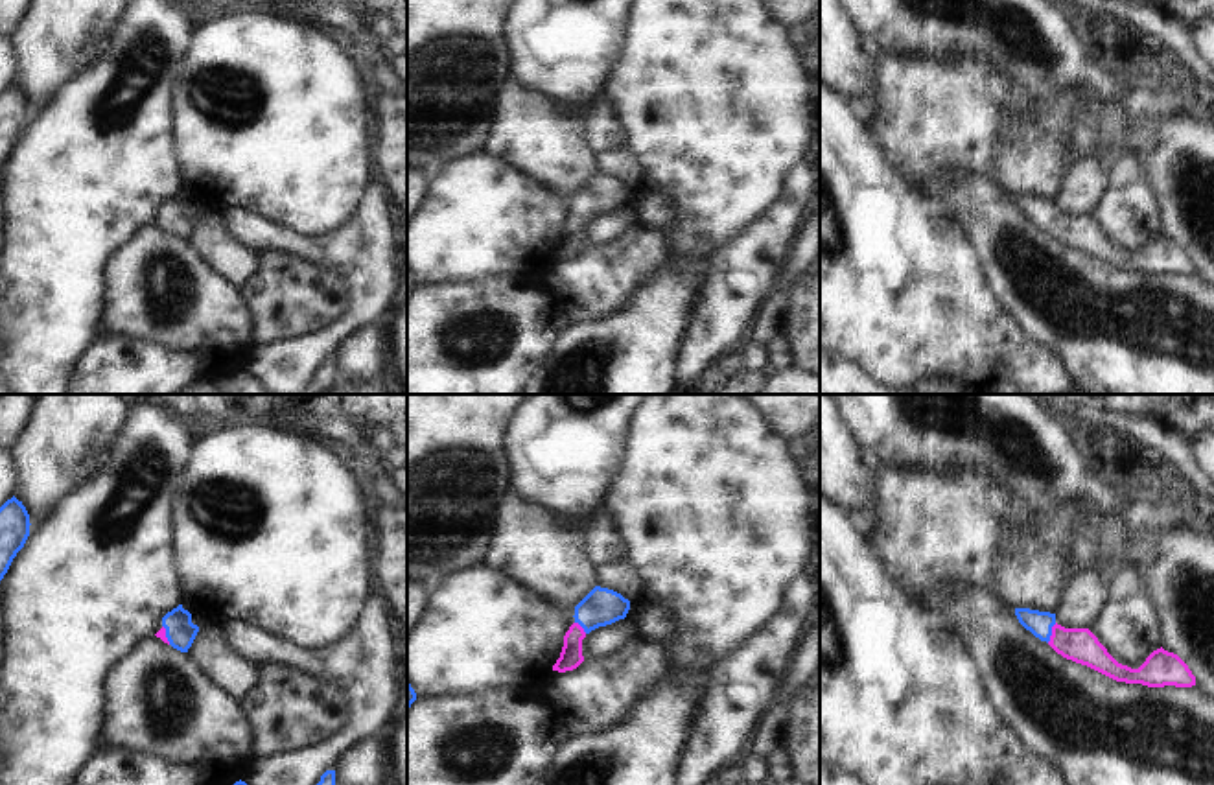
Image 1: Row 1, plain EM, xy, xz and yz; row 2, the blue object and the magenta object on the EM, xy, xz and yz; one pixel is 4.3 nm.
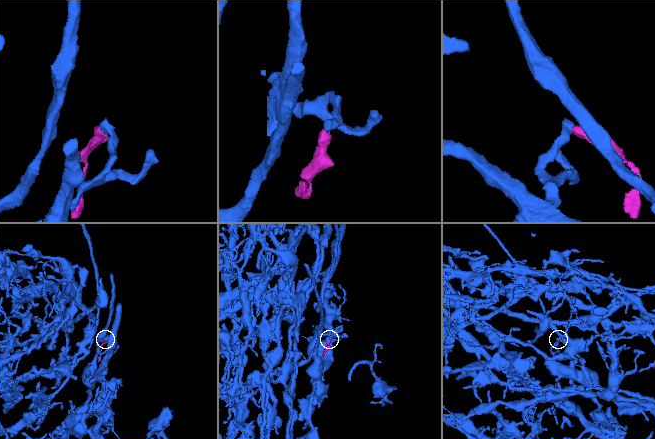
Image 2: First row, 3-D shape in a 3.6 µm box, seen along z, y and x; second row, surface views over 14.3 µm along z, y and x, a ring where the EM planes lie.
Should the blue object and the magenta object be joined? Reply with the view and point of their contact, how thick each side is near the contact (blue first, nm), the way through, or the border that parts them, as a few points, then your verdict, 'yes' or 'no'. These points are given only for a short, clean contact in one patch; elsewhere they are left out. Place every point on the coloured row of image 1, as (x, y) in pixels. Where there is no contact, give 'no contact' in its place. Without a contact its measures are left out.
contact yz (1050, 632); calibres 110 and 150 nm; way yz (1039, 623), (1050, 632), (1080, 645); yes

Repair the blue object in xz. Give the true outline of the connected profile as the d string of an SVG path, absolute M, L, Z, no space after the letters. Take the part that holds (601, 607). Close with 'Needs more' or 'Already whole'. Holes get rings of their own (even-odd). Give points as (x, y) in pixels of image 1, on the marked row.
M595 586L577 606L575 623L564 636L560 658L553 671L566 673L577 669L582 662L582 639L595 628L625 619L630 601L621 593Z. Needs more

